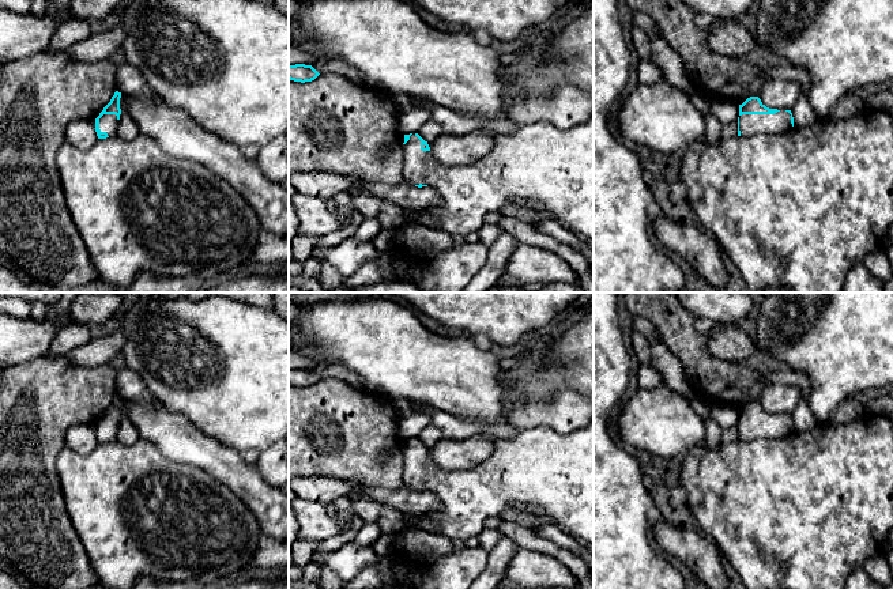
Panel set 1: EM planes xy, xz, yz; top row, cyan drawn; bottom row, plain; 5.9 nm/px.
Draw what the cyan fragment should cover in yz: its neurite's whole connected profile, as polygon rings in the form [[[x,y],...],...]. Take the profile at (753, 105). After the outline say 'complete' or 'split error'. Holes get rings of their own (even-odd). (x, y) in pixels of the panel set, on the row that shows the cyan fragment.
[[[758,97],[747,98],[739,105],[739,116],[742,114],[775,114],[780,110],[766,107]]]; complete

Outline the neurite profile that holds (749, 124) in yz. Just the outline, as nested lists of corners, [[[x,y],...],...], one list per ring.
[[[780,110],[775,114],[739,116],[741,136],[753,136],[760,133],[776,135],[788,131],[791,127],[791,114],[785,110]]]

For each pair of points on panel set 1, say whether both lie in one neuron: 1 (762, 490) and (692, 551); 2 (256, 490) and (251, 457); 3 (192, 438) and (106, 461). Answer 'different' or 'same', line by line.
1: different
2: different
3: different

